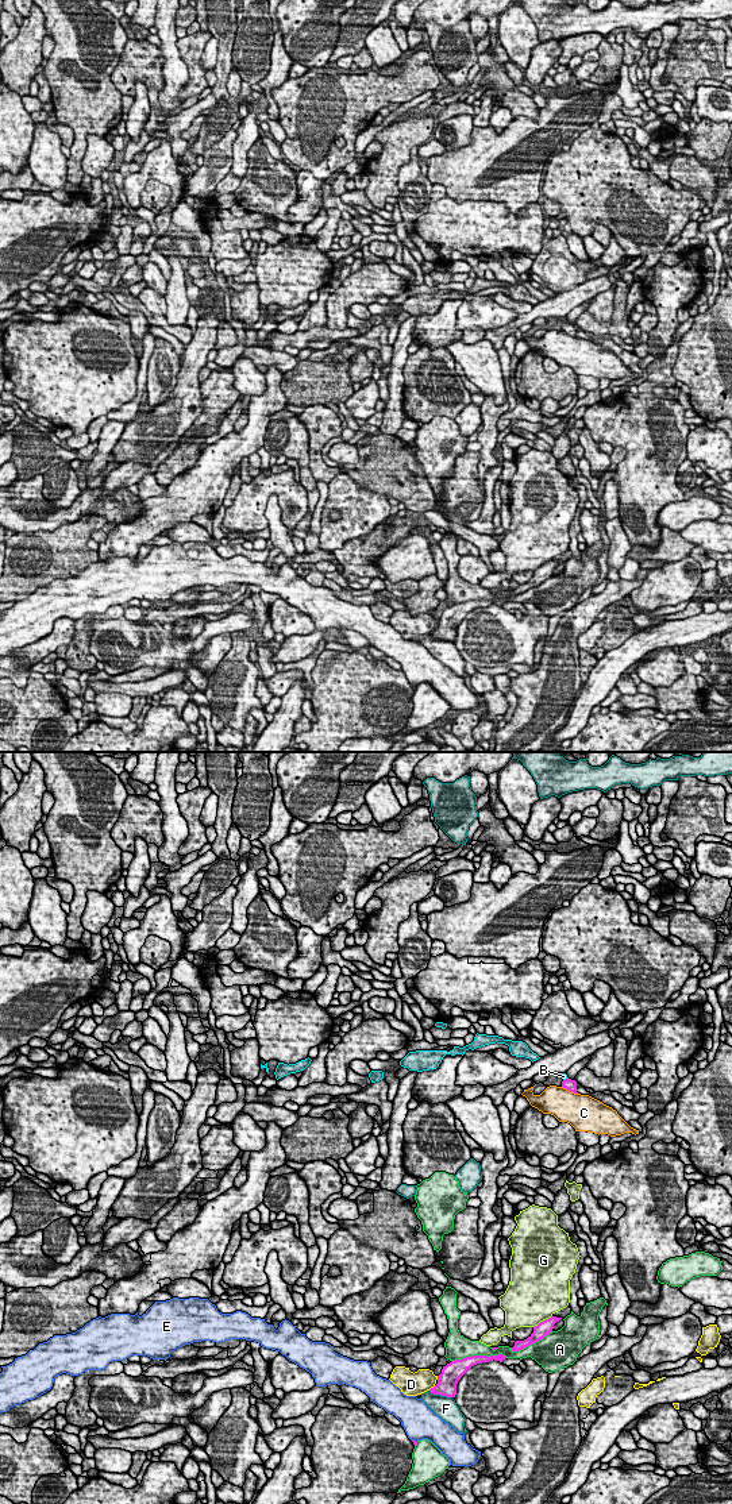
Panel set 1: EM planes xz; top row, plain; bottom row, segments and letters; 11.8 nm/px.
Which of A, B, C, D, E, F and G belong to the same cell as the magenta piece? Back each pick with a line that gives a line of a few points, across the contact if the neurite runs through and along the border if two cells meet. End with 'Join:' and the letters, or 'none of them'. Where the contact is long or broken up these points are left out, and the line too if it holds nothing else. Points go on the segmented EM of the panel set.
B: line xz (569, 1084), (566, 1079), (563, 1076)
Join: B

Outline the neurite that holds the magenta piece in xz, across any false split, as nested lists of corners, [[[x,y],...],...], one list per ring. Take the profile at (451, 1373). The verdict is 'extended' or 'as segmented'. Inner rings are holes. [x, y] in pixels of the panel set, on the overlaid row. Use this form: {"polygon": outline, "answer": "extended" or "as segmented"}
{"polygon": [[[471,1355],[462,1360],[455,1360],[443,1366],[442,1373],[438,1376],[438,1384],[431,1388],[431,1393],[440,1395],[446,1397],[455,1397],[456,1395],[456,1384],[461,1377],[474,1365],[489,1362],[489,1361],[500,1361],[505,1360],[505,1355]]], "answer": "as segmented"}

